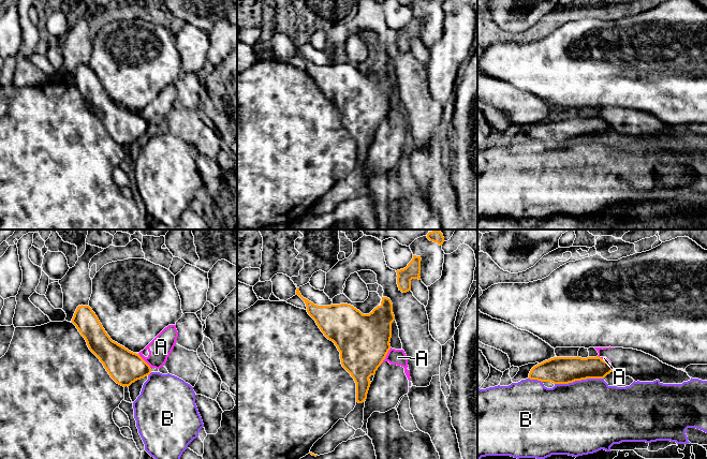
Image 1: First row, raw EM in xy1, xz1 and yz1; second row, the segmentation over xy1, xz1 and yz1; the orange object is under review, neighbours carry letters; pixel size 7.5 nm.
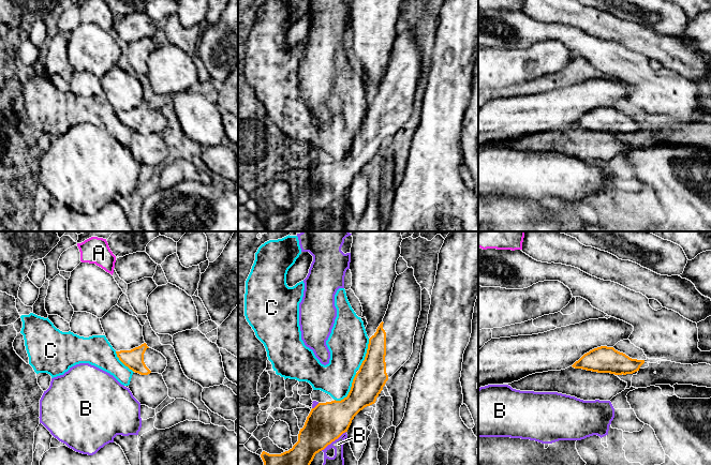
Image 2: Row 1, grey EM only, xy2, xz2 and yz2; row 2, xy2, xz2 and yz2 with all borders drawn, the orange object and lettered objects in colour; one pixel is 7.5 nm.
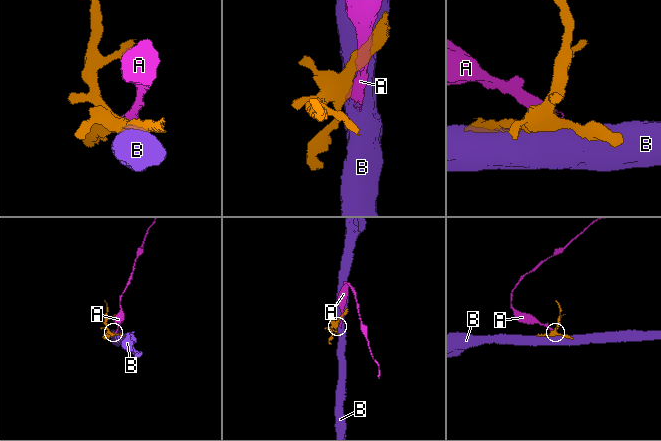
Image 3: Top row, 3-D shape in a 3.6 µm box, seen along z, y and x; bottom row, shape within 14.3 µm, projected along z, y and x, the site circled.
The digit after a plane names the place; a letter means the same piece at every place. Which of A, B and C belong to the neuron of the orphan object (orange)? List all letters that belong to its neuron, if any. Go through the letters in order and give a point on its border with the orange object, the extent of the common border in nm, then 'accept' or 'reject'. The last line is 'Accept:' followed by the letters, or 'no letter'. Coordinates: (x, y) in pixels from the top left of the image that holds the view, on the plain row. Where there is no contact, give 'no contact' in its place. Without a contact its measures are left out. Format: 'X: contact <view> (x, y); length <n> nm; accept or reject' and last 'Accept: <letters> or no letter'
A: contact xz1 (385, 116); length 150 nm; reject
B: contact yz1 (578, 139); length 380 nm; reject
C: contact xz2 (350, 150); length 260 nm; reject
Accept: no letter

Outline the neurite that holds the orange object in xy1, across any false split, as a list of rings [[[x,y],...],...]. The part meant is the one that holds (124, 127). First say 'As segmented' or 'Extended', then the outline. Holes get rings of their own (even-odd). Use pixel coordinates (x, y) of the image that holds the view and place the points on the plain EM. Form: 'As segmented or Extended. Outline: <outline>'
As segmented. Outline: [[[78,65],[72,83],[85,98],[89,109],[100,119],[111,137],[119,145],[130,146],[151,133],[139,116],[113,101],[89,65]]]

